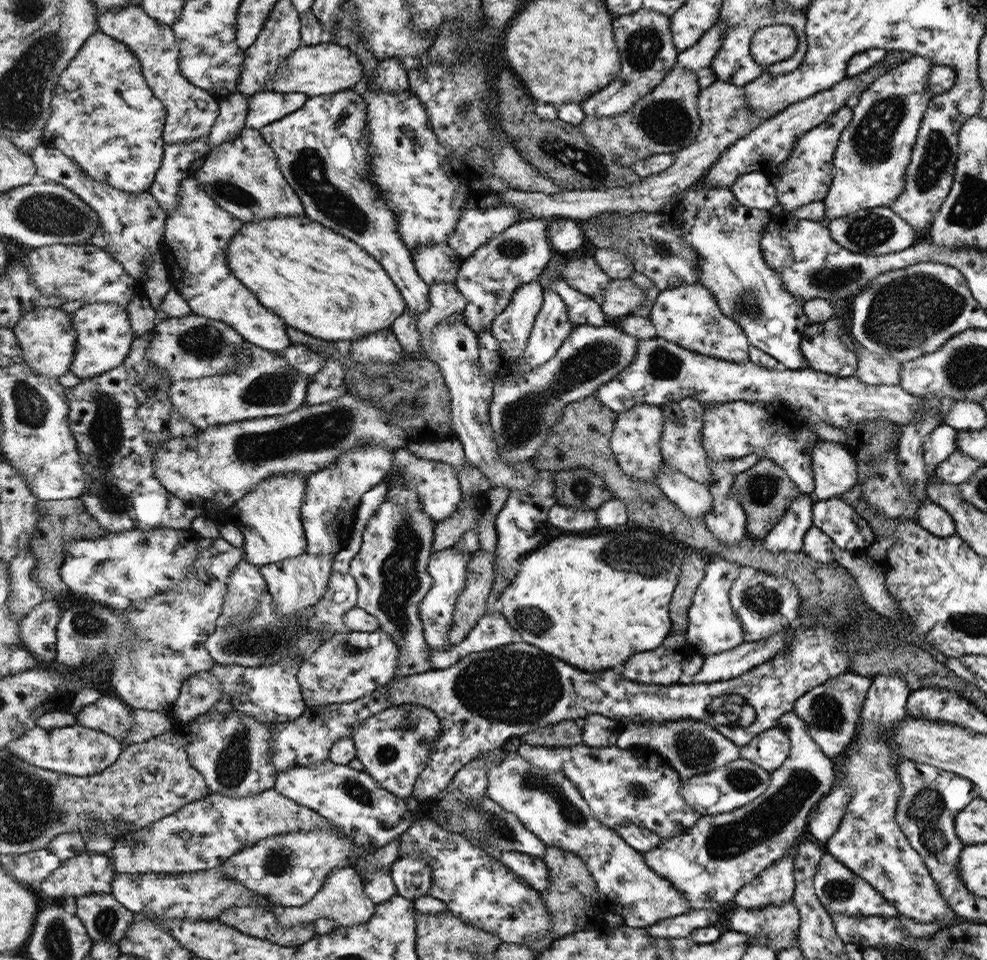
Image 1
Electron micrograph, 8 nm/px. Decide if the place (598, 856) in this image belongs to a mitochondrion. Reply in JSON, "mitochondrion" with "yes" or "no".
{"mitochondrion":"no"}

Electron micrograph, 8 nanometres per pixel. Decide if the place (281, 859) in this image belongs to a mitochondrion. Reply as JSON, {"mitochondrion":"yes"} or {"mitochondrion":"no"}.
{"mitochondrion":"yes"}

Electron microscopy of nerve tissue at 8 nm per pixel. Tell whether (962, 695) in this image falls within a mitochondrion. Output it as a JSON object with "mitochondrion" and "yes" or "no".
{"mitochondrion":"no"}

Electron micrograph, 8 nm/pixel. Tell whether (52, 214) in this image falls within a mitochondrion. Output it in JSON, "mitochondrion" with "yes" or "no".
{"mitochondrion":"yes"}

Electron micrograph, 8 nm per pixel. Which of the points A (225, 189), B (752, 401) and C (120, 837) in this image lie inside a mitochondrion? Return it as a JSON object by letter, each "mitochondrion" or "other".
{"A":"mitochondrion","B":"other","C":"other"}

